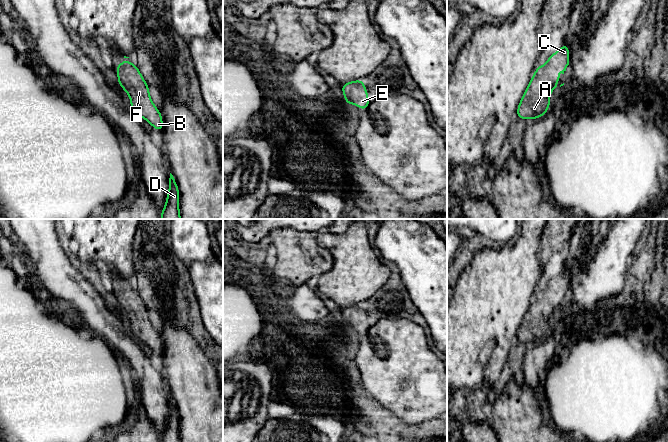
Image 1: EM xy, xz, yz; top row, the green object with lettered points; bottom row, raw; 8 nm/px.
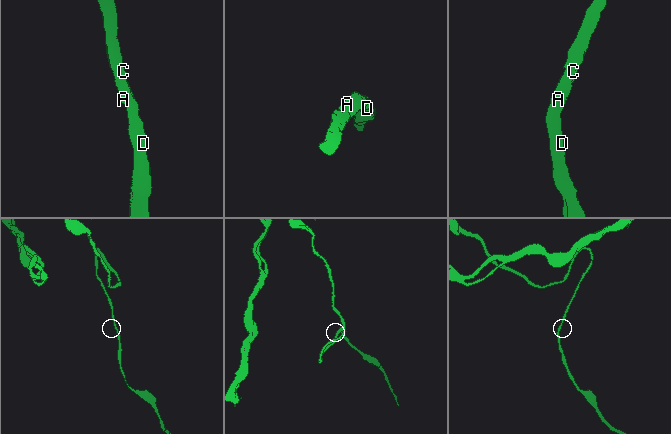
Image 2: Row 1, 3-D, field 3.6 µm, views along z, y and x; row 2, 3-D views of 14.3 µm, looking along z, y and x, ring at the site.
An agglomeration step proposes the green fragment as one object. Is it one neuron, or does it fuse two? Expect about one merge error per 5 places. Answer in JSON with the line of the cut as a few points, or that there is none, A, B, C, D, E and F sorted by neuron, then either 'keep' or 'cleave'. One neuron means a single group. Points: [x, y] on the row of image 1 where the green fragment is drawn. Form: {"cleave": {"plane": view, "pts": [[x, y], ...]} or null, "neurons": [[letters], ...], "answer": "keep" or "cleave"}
{"cleave": null, "neurons": [["A", "B", "C", "D", "E", "F"]], "answer": "keep"}

